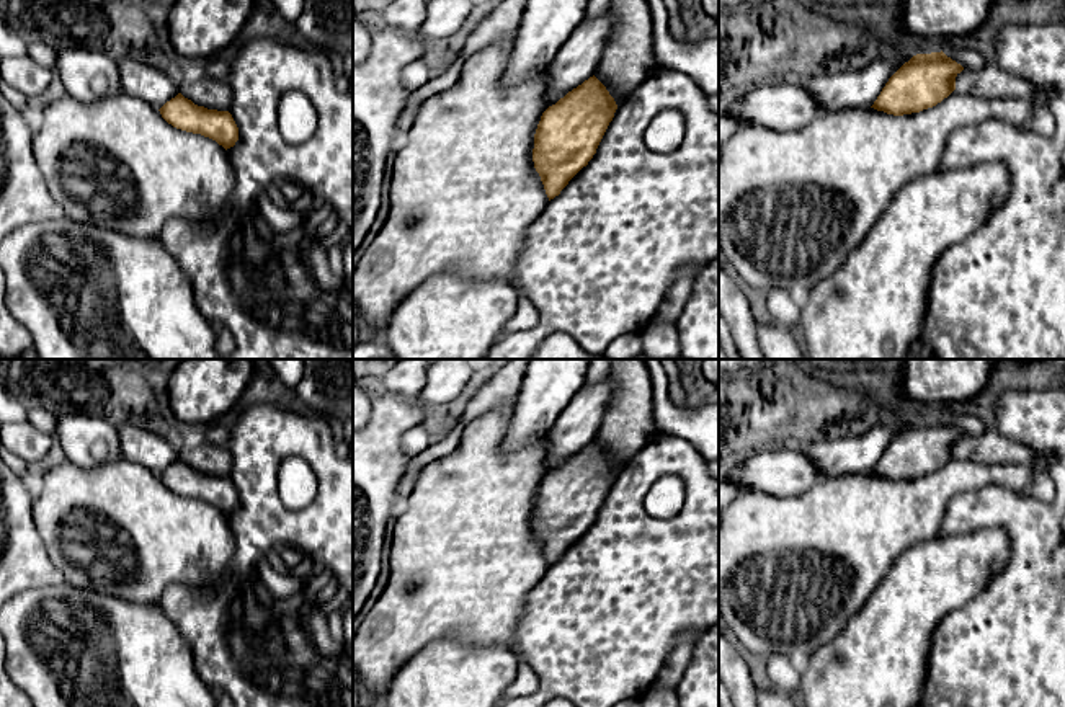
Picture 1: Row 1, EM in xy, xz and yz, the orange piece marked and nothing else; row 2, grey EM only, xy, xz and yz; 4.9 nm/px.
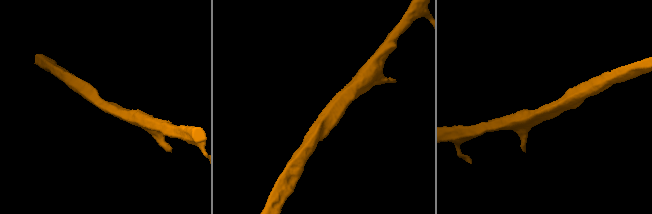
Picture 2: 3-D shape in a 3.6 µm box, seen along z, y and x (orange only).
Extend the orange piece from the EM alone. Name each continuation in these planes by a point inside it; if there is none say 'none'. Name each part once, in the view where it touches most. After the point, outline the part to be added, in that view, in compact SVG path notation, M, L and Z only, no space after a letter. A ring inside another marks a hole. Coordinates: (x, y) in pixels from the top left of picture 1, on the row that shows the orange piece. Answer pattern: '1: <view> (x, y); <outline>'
none

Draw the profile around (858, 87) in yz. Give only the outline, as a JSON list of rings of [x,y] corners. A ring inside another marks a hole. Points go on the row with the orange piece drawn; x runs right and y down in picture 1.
[[[910,49],[876,52],[846,72],[835,75],[812,73],[802,82],[818,101],[822,111],[872,106],[889,78],[910,59]]]

